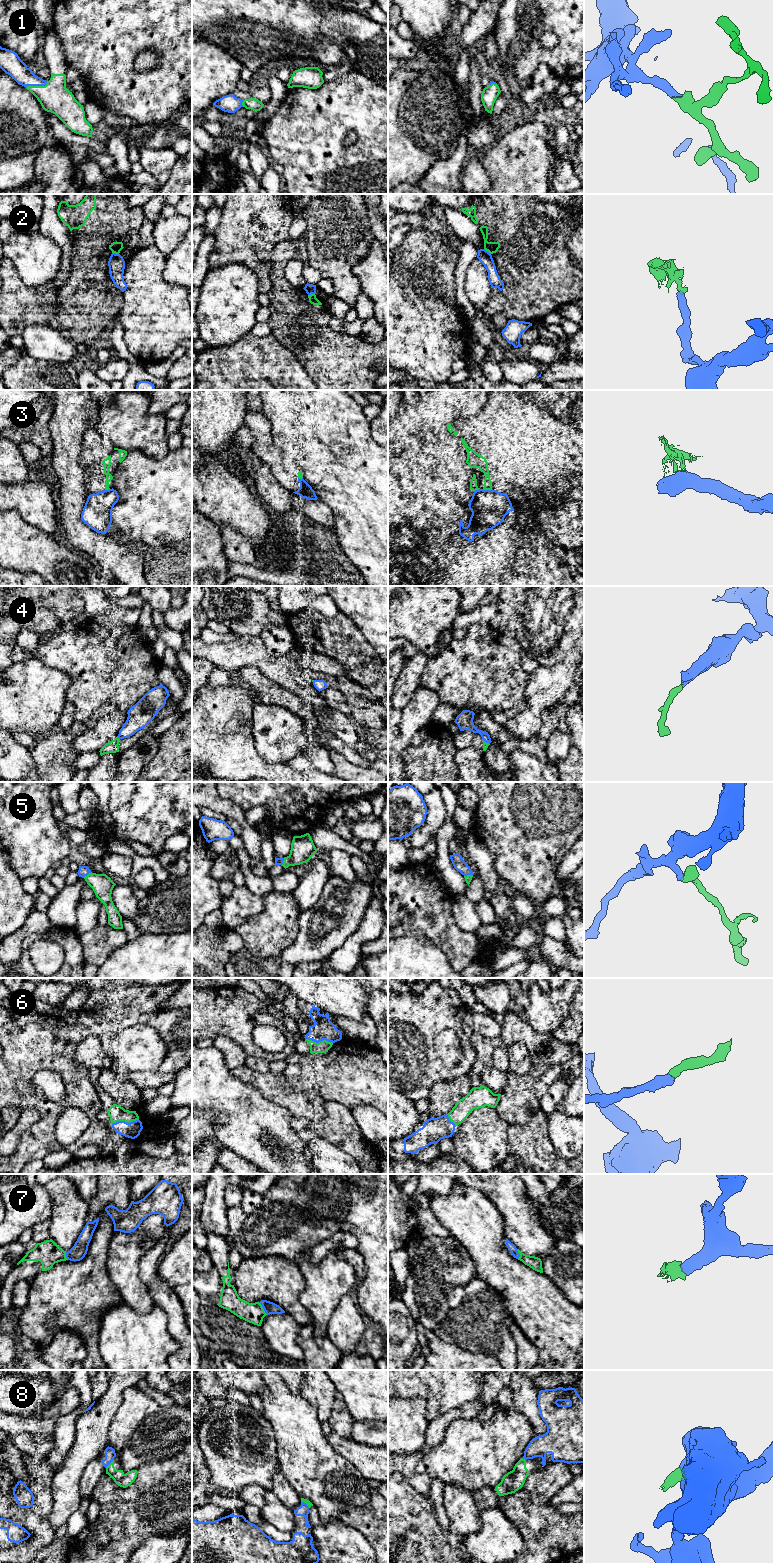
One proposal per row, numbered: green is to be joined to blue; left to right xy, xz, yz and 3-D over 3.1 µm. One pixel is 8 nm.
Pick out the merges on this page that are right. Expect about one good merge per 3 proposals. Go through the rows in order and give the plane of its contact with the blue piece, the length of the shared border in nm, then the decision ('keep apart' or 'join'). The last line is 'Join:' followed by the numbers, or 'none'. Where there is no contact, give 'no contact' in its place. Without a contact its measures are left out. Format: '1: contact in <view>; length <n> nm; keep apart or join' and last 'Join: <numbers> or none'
1: contact in xy; length 180 nm; join
2: contact in xy; length 60 nm; keep apart
3: contact in yz; length 80 nm; keep apart
4: contact in xy; length 40 nm; join
5: contact in xz; length 80 nm; join
6: contact in xy; length 220 nm; join
7: contact in xz; length 130 nm; join
8: contact in xy; length 100 nm; keep apart
Join: 1, 4, 5, 6, 7

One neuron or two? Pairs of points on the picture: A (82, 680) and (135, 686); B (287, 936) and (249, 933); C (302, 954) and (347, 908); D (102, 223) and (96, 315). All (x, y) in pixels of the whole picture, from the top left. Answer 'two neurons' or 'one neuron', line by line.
A: one neuron
B: one neuron
C: one neuron
D: one neuron

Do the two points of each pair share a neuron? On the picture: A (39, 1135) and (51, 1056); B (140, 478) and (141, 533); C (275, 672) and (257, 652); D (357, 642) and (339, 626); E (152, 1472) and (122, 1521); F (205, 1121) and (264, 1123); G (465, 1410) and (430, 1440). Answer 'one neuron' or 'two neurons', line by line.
A: one neuron
B: one neuron
C: one neuron
D: one neuron
E: one neuron
F: two neurons
G: one neuron

